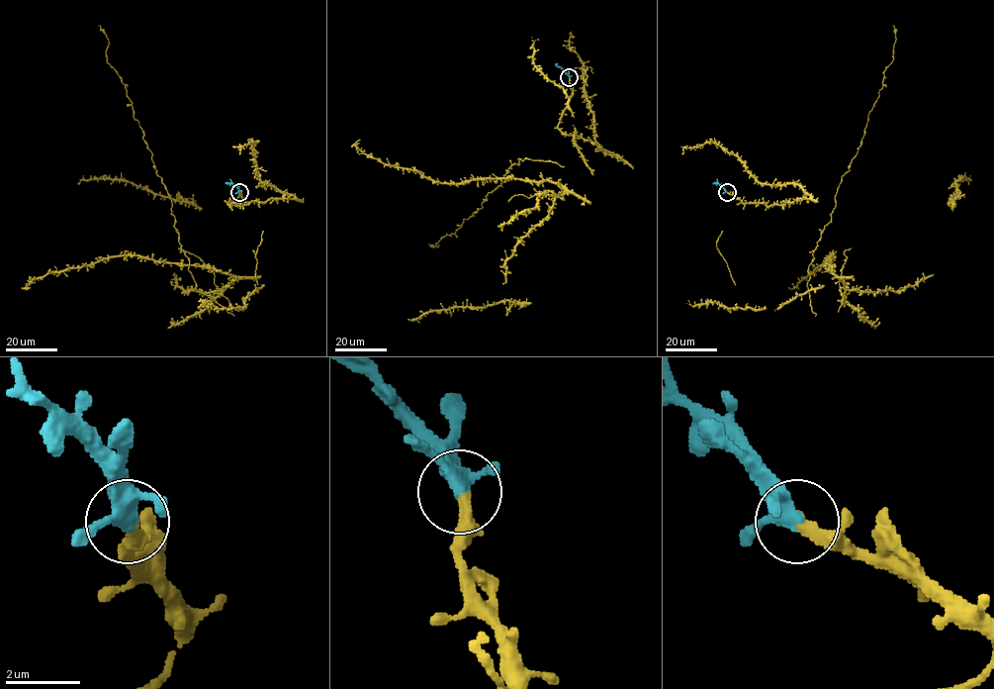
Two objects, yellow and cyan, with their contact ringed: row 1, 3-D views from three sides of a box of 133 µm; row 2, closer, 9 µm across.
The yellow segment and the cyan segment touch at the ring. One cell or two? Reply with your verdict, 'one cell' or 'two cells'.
one cell

